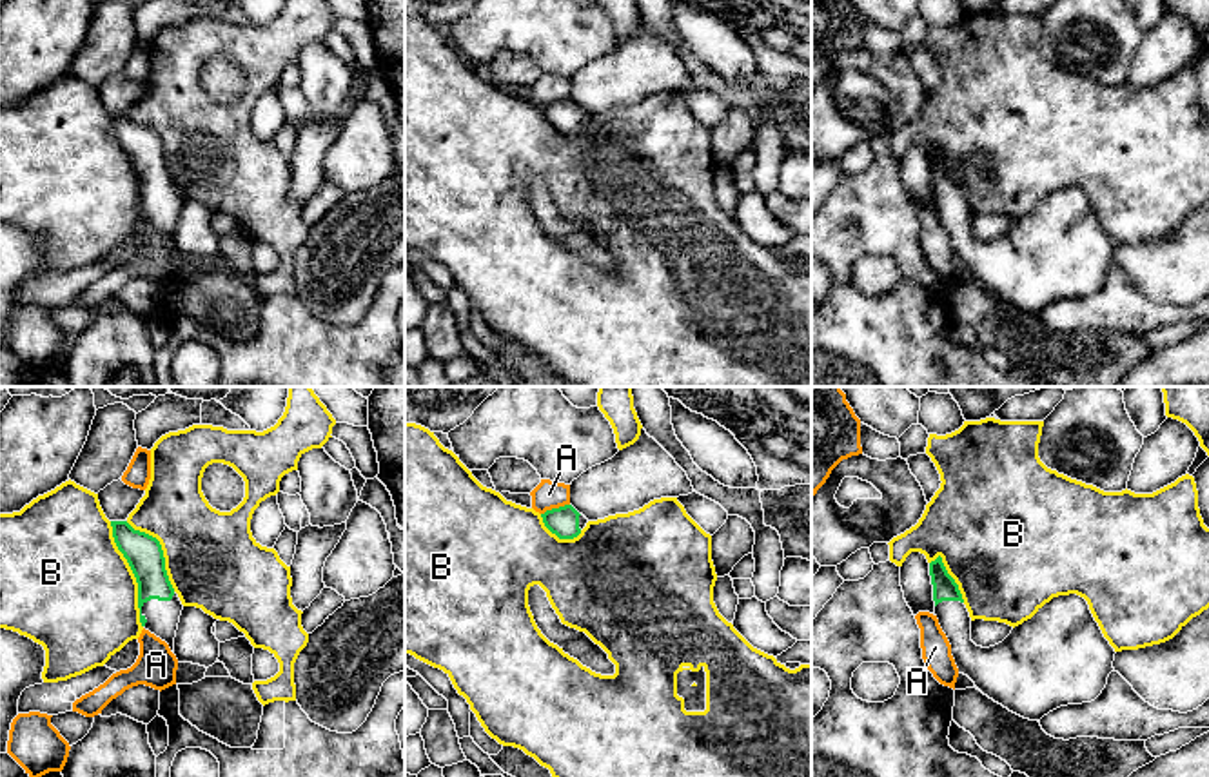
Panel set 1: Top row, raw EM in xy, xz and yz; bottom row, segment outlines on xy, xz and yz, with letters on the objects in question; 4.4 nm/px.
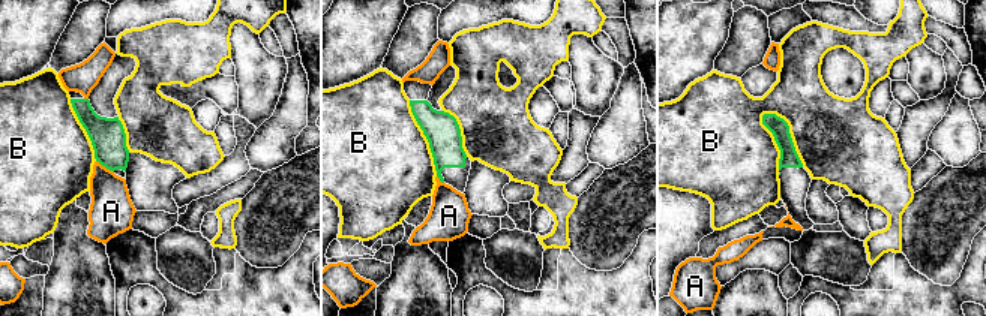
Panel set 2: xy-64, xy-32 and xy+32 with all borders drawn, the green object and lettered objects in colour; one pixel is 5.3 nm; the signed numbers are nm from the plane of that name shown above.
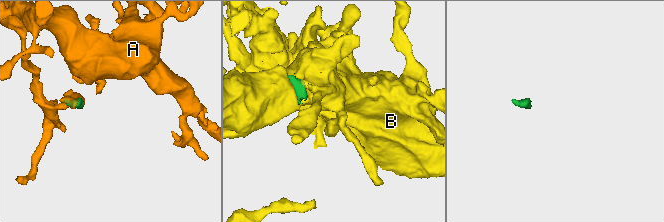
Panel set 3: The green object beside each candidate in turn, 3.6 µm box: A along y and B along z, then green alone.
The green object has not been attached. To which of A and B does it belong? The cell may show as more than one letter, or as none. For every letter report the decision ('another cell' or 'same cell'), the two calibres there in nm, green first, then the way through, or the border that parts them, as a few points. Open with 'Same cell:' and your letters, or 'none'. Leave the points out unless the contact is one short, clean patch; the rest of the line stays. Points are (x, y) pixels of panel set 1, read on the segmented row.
Same cell: none
A: another cell; 140 nm thick on the green side, 130 nm on the other
B: another cell; 160 nm thick on the green side, 500 nm on the other

